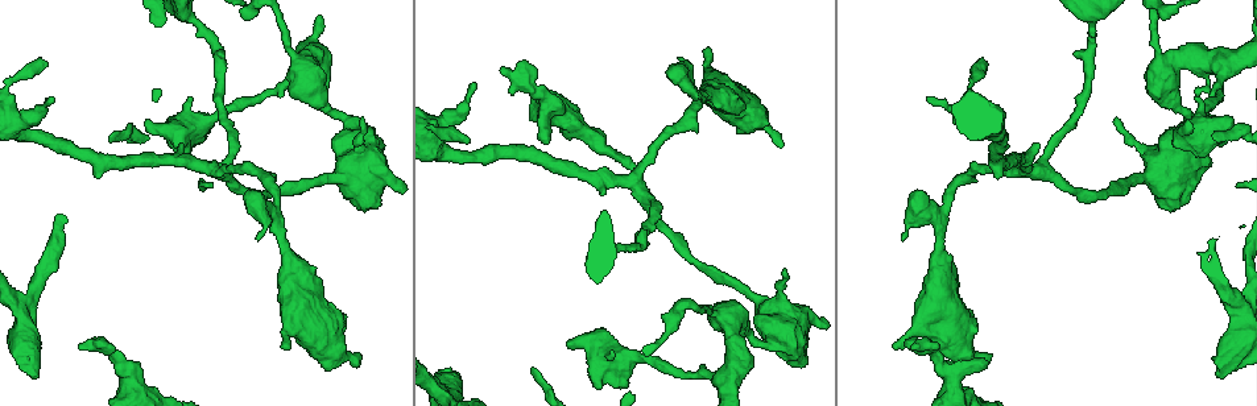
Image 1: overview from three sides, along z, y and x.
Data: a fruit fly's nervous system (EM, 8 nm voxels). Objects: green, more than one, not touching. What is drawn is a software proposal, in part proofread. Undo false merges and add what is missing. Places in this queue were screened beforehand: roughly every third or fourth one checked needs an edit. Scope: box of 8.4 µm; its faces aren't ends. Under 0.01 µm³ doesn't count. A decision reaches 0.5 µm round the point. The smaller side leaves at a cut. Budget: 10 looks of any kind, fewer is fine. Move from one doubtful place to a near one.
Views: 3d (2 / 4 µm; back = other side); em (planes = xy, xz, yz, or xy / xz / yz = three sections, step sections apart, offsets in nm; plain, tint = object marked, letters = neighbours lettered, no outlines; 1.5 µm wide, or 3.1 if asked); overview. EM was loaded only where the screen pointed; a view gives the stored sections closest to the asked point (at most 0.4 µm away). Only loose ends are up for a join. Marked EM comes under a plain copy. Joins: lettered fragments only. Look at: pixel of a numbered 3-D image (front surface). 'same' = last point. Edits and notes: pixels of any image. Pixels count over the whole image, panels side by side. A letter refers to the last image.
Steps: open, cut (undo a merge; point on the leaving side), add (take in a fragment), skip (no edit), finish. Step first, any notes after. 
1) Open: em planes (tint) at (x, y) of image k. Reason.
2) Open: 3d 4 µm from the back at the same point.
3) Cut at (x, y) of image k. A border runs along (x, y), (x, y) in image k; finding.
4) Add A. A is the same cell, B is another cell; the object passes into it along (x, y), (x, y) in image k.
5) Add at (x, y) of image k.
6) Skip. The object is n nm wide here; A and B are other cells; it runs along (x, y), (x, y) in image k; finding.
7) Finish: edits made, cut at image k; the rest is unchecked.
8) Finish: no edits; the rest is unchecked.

Open: em xy step 8 (letters) at (894, 344) of image 1. An open end.

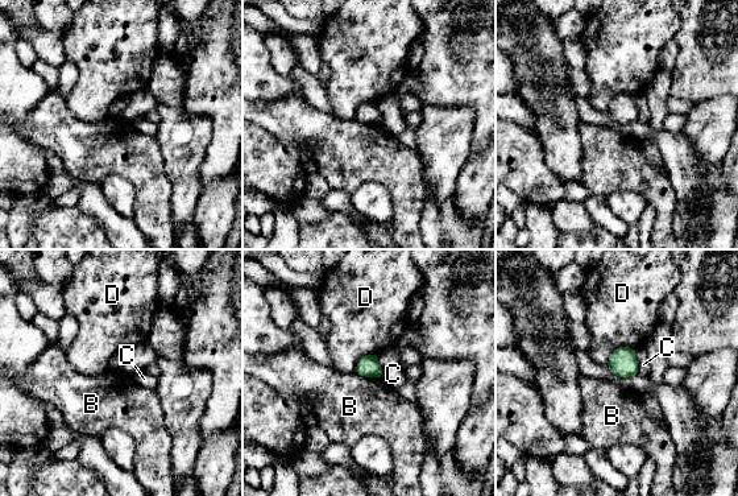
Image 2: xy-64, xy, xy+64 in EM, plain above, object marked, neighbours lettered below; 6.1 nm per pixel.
Open: em planes (letters) at the same point. Cut it another way.

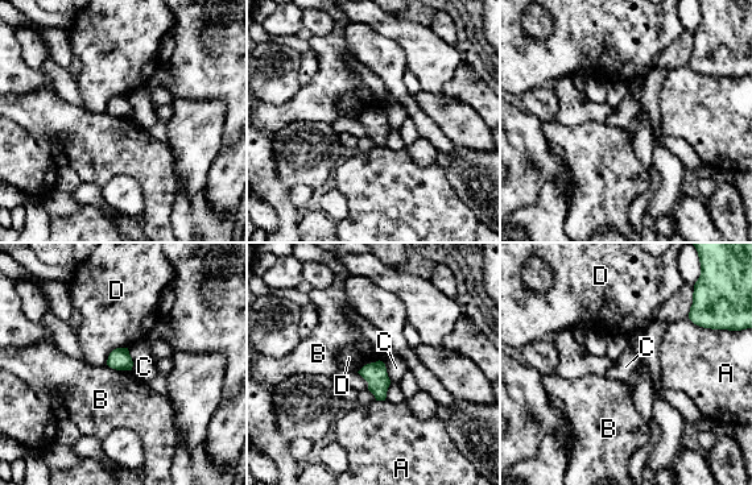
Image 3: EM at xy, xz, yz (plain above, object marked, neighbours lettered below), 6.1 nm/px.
Skip. A, B, C and D are other cells; no lettered fragment goes on from it.

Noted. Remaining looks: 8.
Open: 3d 2 µm at (256, 239) of image 1. Branch stops here.

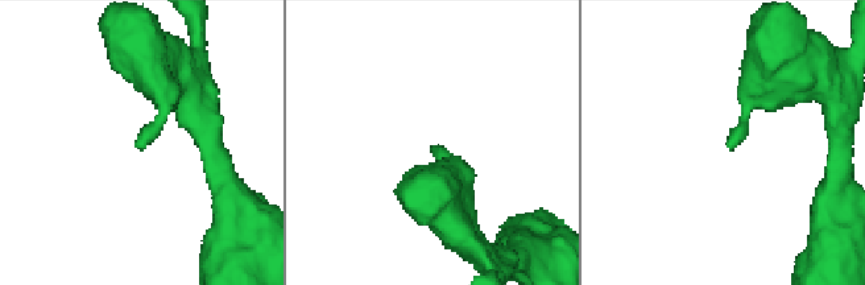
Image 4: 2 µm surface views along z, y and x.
Open: em yz step 4 (tint) at (732, 145) of image 4.

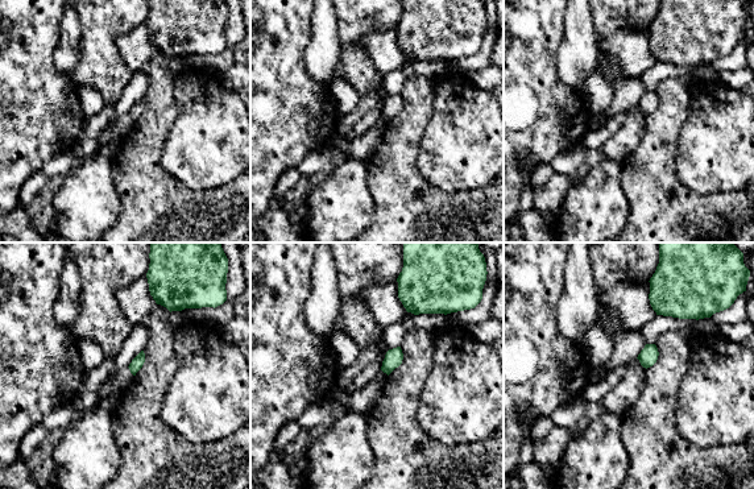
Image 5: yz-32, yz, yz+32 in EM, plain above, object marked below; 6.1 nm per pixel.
Open: em planes (letters) at the same point.

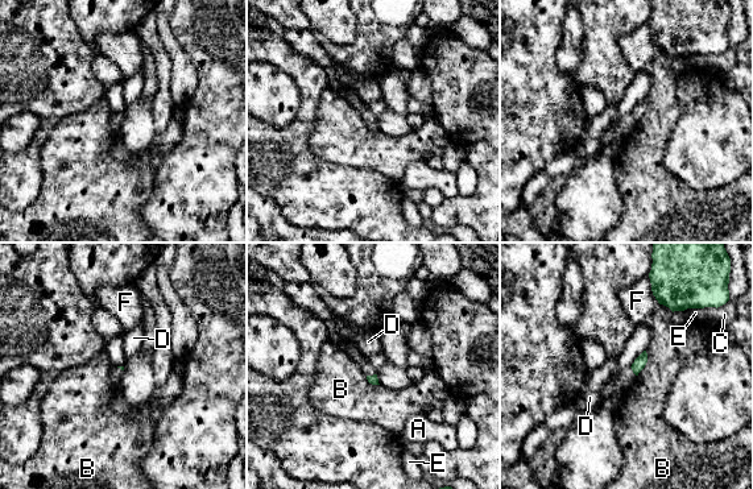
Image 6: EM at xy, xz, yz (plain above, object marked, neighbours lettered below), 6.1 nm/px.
Skip. A, B, C, D, E and F are other cells; a border runs along (645, 349), (646, 364), (637, 376) in image 6; none of them fits.

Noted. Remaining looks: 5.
Open: em xy step 4 (tint) at (911, 345) of image 1. An open end.

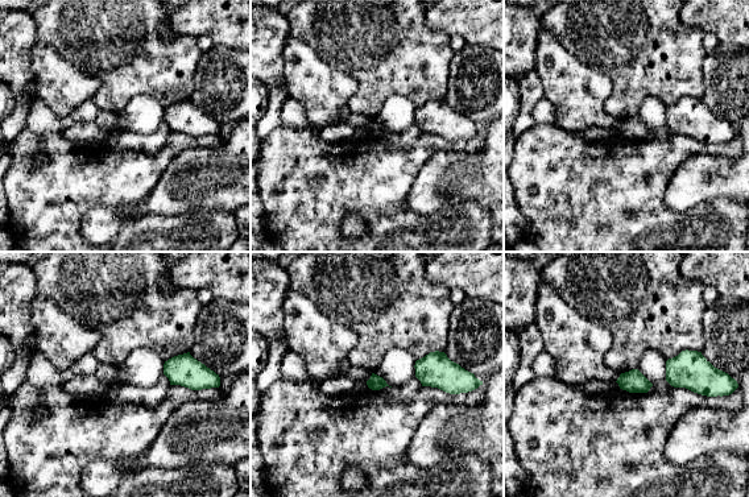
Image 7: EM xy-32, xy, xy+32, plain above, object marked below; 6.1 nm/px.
Open: em planes (letters) at the same point. Another direction.

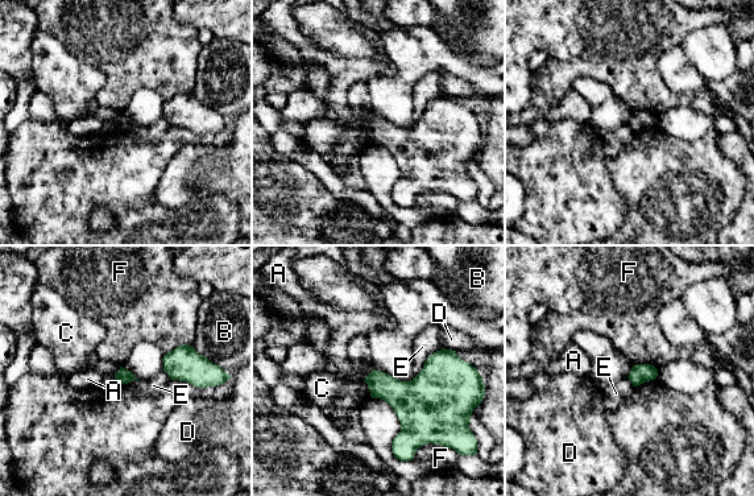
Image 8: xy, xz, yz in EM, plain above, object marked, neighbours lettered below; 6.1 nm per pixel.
Skip. A, B, C, D, E and F are other cells; a border runs along (373, 368), (363, 380) in image 8; none of them fits.

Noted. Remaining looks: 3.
Open: 3d 4 µm at (36, 375) of image 1. Free end.

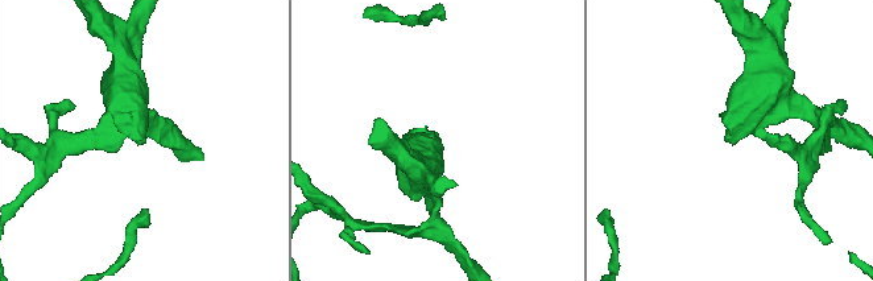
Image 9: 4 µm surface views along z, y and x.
Open: em xz step 8 (letters) at (144, 140) of image 9. Now the EM.

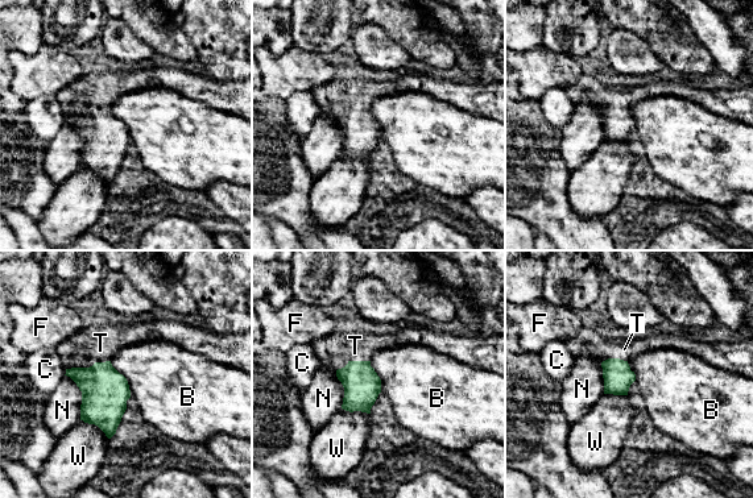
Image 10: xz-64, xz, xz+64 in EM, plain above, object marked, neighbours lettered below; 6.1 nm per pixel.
Open: em planes (letters) at the same point. Another direction.

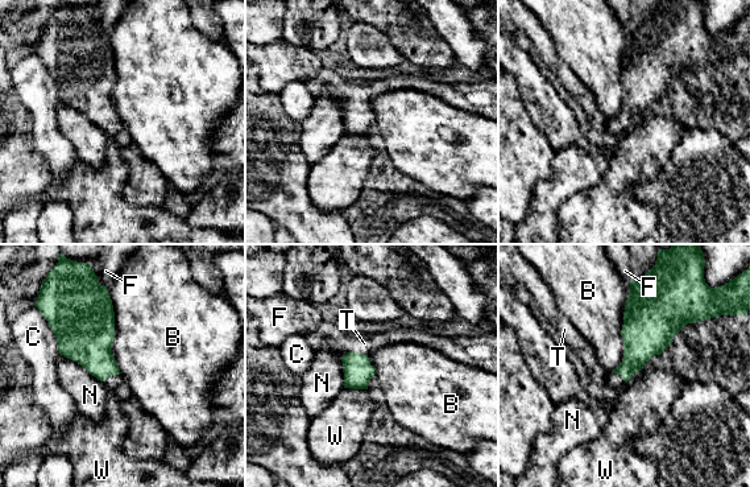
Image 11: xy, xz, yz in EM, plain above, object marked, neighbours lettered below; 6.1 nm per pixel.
Add T. The longest contact is with B, 550 nm; T is the same cell, B, C, F, N and W are other cells; the cell continues.

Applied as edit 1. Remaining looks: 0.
Finish: edits made, add at image 11; the rest is unchecked.

